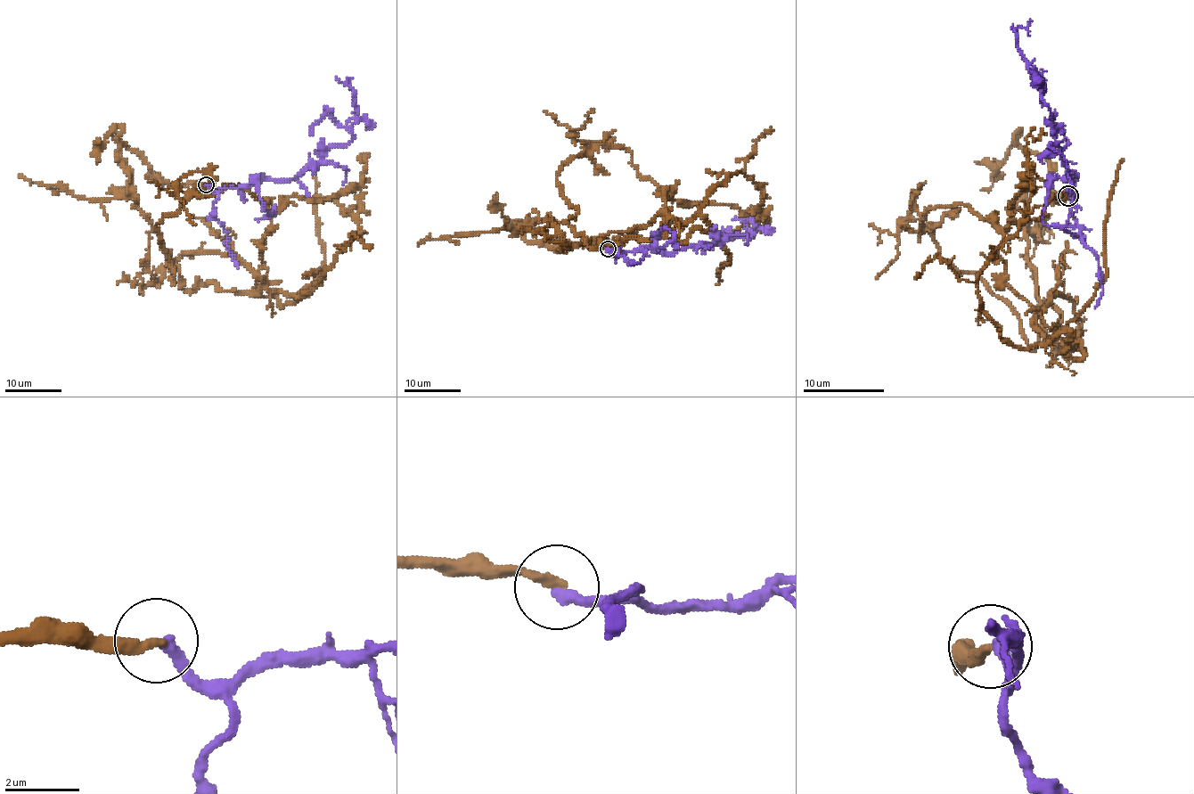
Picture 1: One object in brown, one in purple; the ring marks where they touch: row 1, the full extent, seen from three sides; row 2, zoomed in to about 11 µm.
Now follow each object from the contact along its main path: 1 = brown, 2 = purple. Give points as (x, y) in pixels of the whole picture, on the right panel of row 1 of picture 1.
1: (1068, 196), (1033, 153), (1028, 266), (1082, 350), (1059, 332), (1012, 347), (978, 272), (1068, 198)
2: (1068, 196), (1073, 202), (1068, 190), (1075, 175), (1067, 170), (1051, 118), (1018, 46), (1015, 29), (1030, 19)

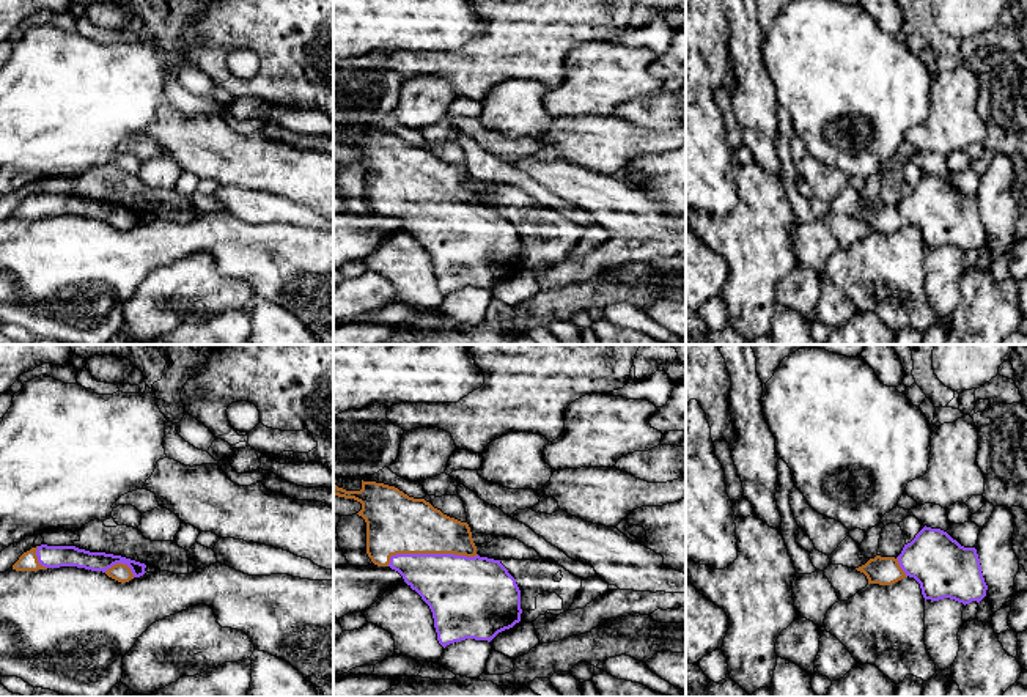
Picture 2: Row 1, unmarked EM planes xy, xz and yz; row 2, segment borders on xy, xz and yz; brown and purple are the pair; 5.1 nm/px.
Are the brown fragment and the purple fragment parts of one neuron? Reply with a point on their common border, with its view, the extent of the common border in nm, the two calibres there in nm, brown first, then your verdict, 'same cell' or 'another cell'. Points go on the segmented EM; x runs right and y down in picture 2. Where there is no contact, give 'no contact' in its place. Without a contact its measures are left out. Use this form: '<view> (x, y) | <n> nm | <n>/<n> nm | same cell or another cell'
xz (430, 553) | 460 nm | 300/360 nm | same cell

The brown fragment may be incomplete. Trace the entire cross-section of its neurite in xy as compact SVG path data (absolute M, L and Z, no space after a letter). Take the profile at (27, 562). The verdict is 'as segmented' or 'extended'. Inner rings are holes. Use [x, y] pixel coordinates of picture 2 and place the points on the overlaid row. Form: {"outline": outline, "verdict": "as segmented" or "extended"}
{"outline": "M41 544L24 552L13 565L16 571L38 571L60 566L77 566L91 571L102 571L109 577L124 584L143 576L146 565L105 552L90 552L75 546Z", "verdict": "extended"}

